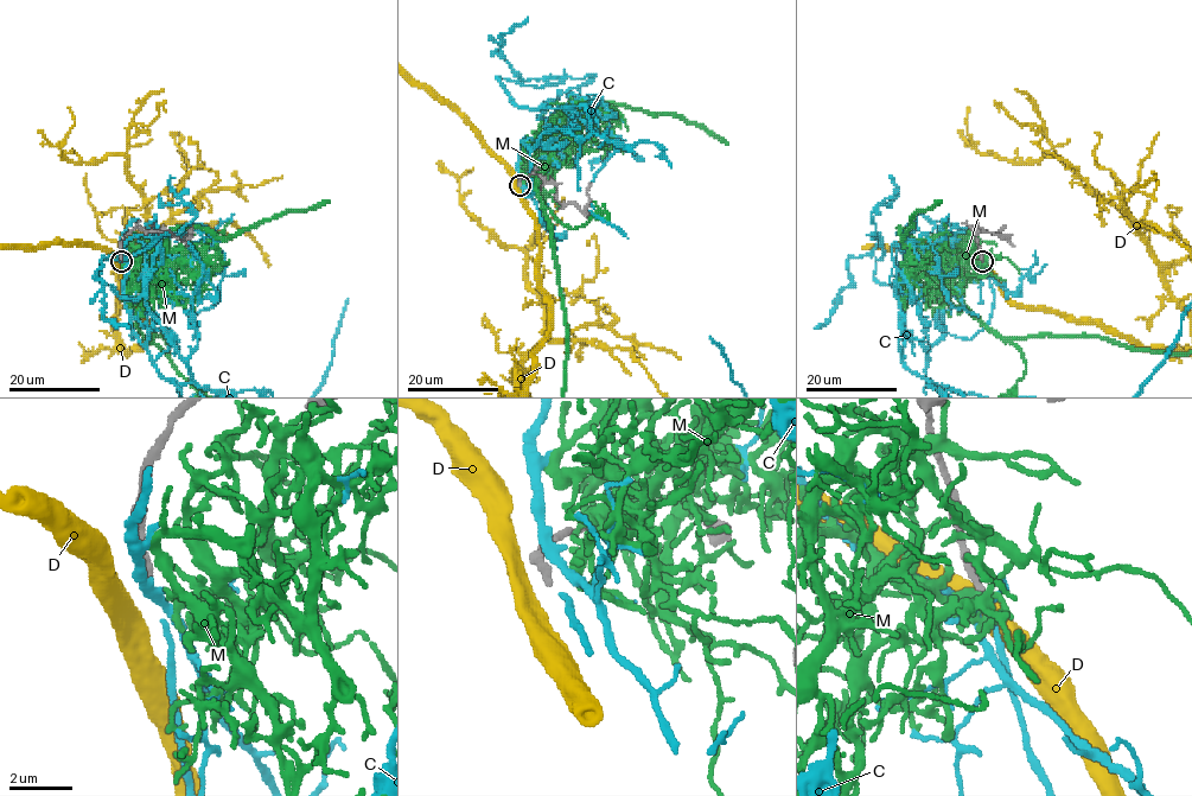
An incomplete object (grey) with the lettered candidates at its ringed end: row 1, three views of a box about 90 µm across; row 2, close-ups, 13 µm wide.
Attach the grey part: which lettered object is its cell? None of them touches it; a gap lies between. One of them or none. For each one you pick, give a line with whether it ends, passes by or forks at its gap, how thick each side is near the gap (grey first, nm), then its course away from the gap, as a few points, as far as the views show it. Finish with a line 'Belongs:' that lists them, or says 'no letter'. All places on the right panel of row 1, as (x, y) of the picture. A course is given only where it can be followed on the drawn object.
C: it forks; calibres 240 and 240 nm
Belongs: C

